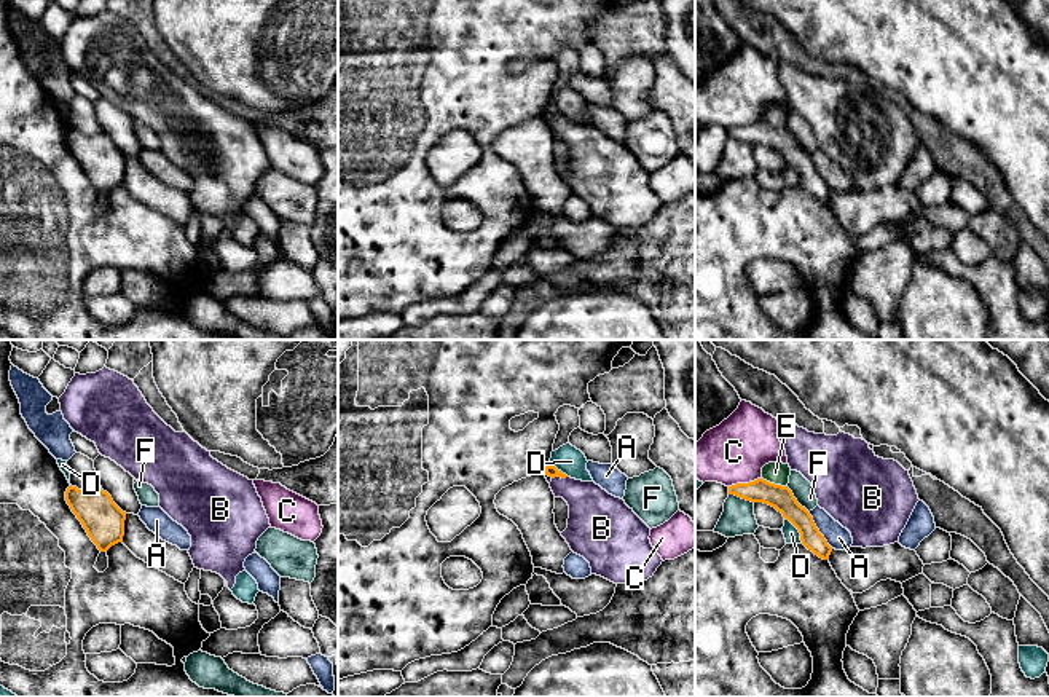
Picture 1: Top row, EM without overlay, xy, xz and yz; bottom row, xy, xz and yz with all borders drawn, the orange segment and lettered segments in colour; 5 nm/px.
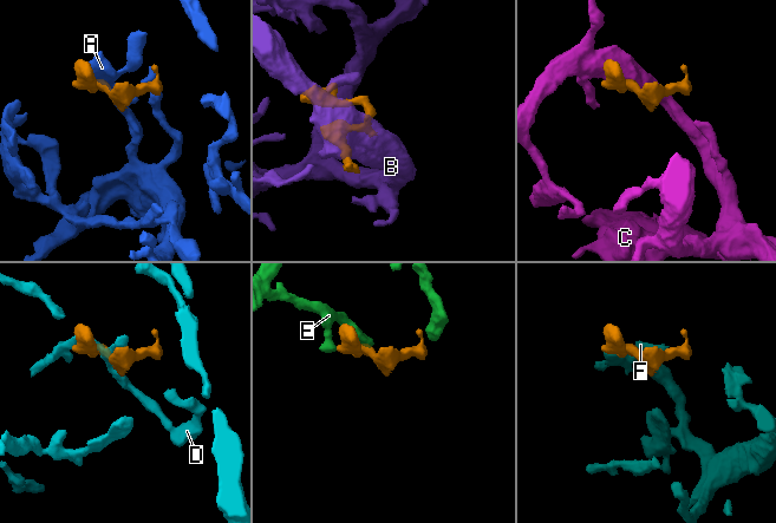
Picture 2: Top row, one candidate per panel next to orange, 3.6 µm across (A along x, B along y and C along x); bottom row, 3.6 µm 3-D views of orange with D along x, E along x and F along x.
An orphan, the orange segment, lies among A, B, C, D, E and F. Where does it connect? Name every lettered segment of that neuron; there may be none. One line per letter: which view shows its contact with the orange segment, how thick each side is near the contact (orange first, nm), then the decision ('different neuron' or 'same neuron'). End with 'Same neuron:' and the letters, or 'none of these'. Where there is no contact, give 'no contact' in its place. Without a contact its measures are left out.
A: meets orange in yz; 120 nm thick on the orange side, 120 nm on the other; different neuron
B: meets orange in xz; 60 nm thick on the orange side, 240 nm on the other; same neuron
C: meets orange in yz; 120 nm thick on the orange side, 320 nm on the other; different neuron
D: meets orange in yz; 120 nm thick on the orange side, 80 nm on the other; different neuron
E: meets orange in yz; 120 nm thick on the orange side, 110 nm on the other; different neuron
F: meets orange in yz; 120 nm thick on the orange side, 110 nm on the other; different neuron
Same neuron: B

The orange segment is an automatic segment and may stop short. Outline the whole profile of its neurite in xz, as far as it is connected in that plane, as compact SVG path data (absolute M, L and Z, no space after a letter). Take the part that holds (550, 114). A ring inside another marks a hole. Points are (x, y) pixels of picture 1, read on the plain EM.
M552 107L545 110L544 118L552 121L555 140L563 140L569 148L568 171L561 179L574 196L590 206L591 217L614 226L641 226L654 219L663 203L650 187L650 171L623 142L609 137L595 124L571 121Z

